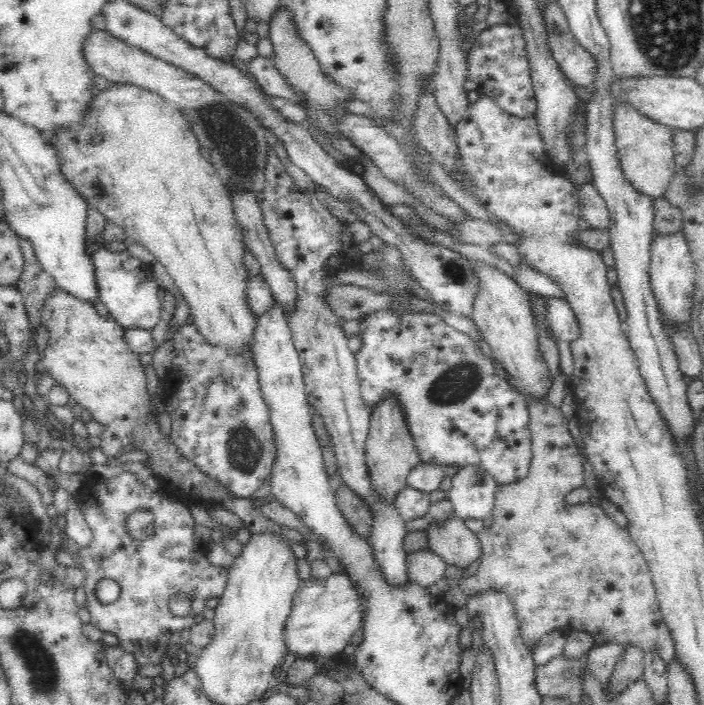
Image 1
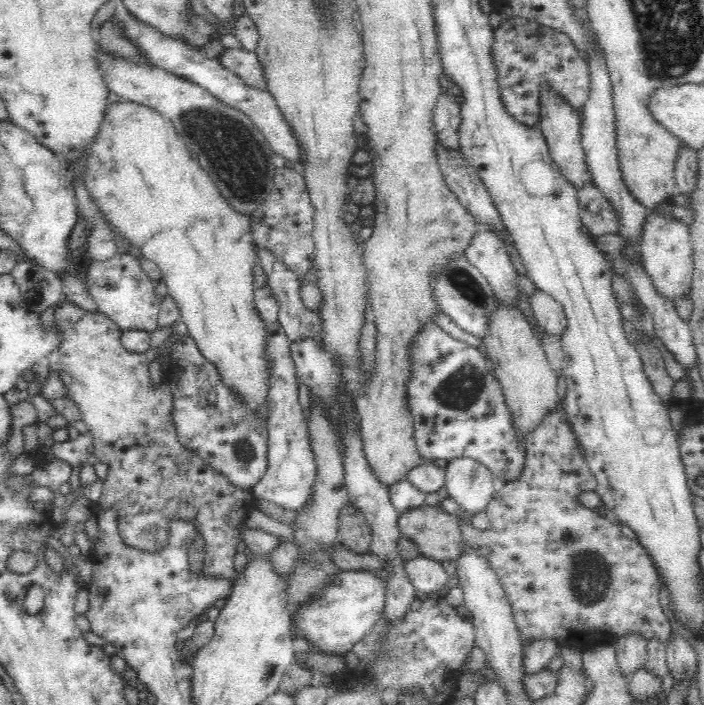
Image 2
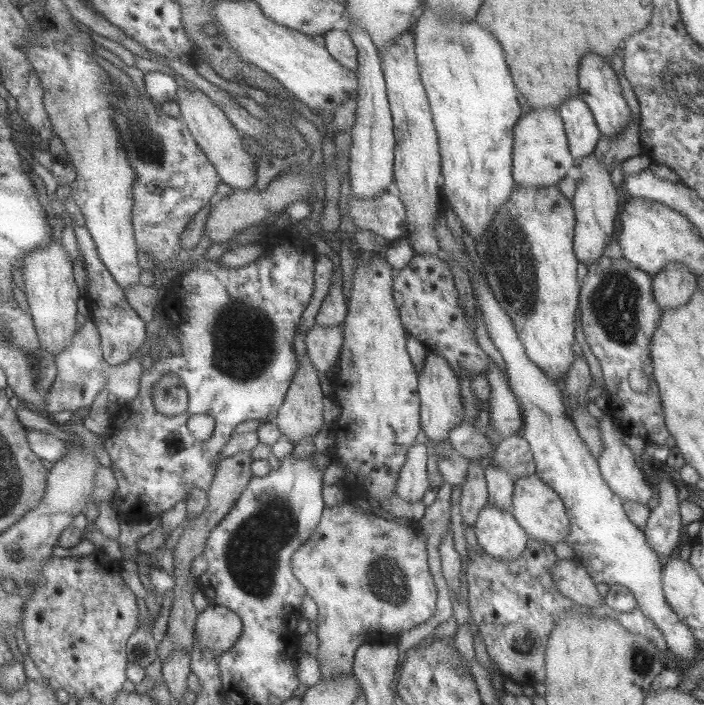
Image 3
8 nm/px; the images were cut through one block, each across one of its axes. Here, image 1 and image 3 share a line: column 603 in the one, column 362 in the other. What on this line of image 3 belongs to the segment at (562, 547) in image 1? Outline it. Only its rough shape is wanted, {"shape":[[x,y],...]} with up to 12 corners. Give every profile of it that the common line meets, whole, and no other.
{"shape":[[353,502],[295,553],[323,680],[435,612],[425,535]]}

